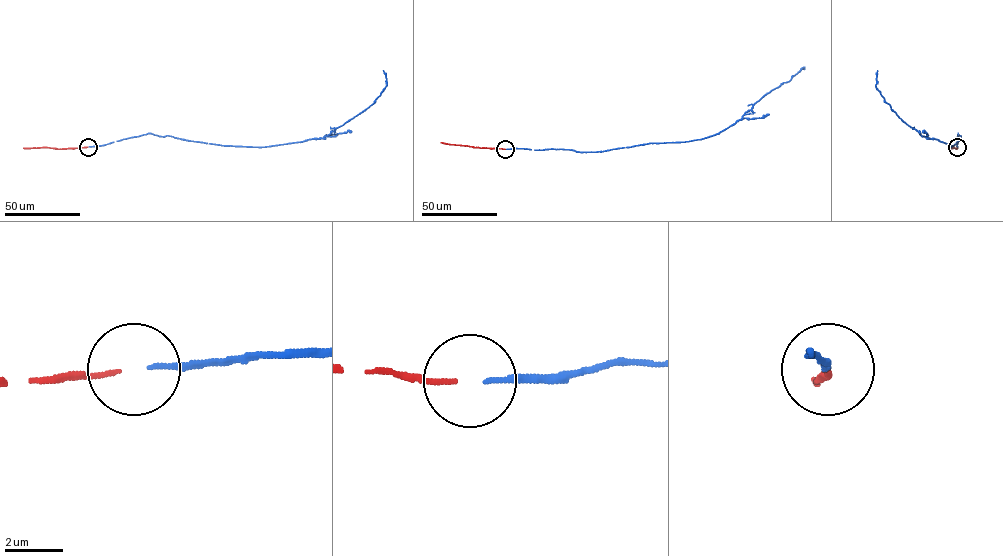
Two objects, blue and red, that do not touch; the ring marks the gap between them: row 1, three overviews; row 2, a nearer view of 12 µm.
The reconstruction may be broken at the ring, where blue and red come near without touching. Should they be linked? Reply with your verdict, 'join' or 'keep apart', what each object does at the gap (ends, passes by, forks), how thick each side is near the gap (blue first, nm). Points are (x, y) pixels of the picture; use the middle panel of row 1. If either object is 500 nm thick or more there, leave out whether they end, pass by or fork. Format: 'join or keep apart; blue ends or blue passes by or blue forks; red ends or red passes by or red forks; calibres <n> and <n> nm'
join; blue ends; red ends; calibres 140 and 150 nm

